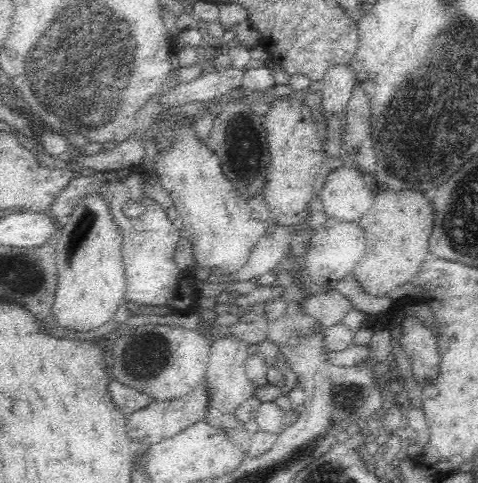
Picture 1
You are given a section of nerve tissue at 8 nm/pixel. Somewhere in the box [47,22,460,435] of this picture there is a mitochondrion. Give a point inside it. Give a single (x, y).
(85, 221)

